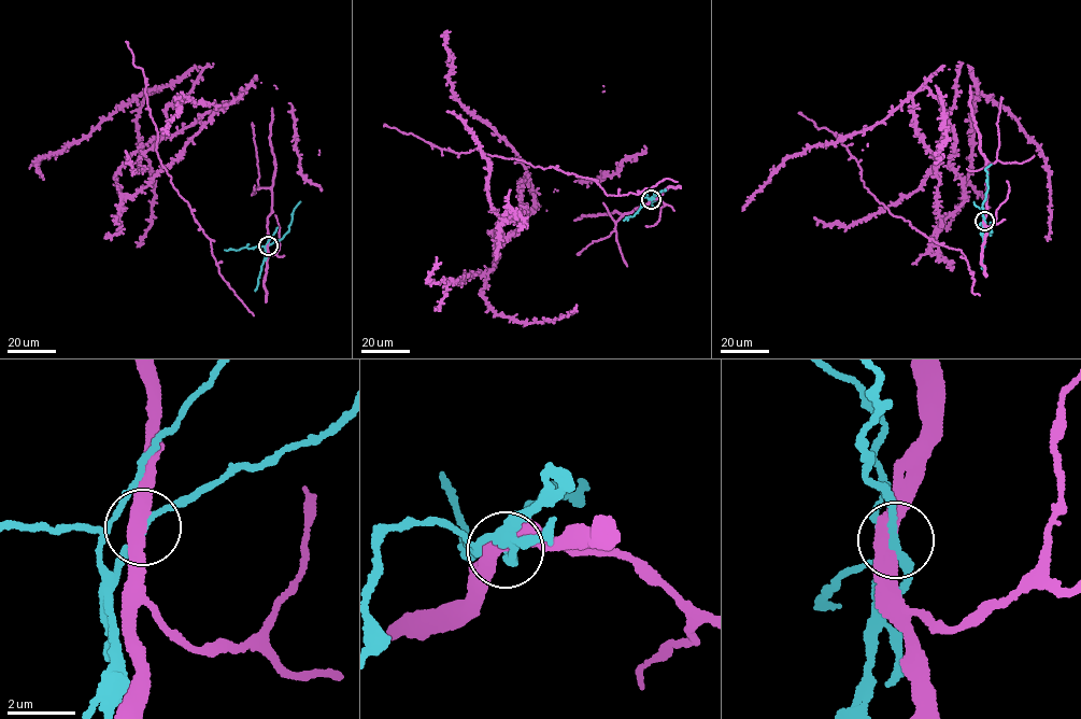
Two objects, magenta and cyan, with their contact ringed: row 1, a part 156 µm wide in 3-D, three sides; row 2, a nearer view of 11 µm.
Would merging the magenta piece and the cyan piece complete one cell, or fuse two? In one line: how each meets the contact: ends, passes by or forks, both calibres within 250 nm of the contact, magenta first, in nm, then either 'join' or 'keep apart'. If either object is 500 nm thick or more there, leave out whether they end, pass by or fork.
magenta passes by | cyan passes by | 460/180 nm | keep apart

